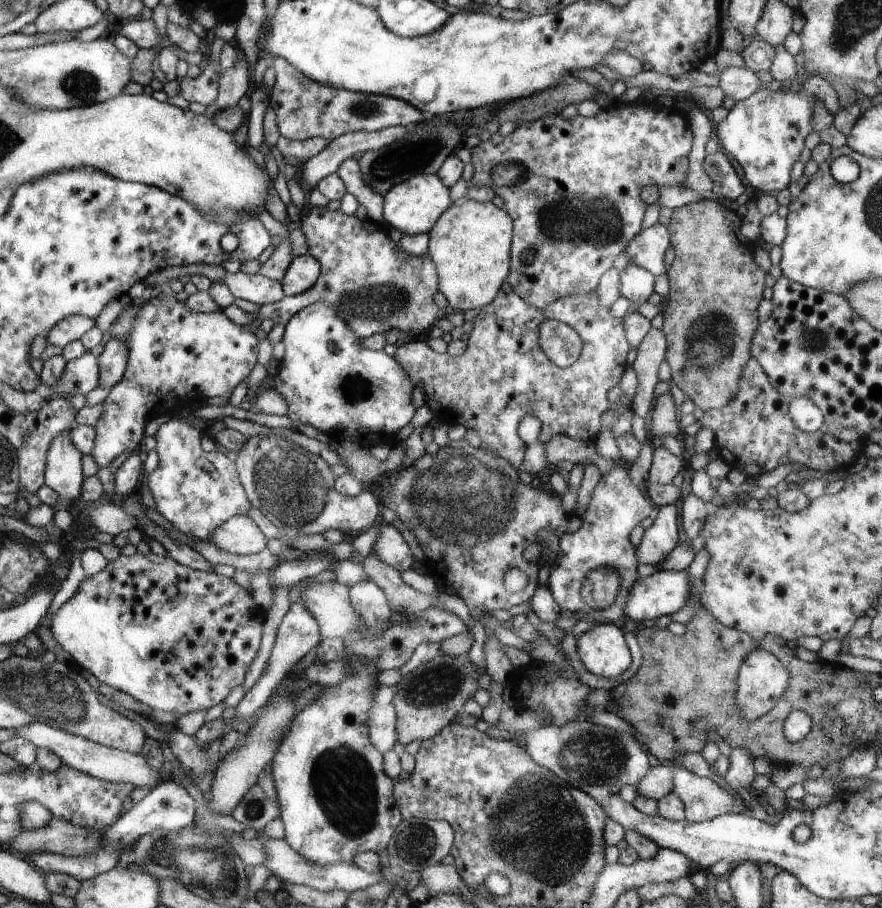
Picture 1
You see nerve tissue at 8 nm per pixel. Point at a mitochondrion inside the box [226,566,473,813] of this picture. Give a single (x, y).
(441, 684)

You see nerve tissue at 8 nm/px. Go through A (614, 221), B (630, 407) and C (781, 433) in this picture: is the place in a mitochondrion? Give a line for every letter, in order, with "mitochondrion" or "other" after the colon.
A: mitochondrion
B: other
C: mitochondrion

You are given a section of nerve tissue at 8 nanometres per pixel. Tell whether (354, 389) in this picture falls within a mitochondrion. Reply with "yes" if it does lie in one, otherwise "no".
yes

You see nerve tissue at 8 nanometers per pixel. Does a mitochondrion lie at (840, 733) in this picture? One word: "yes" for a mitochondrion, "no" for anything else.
yes

